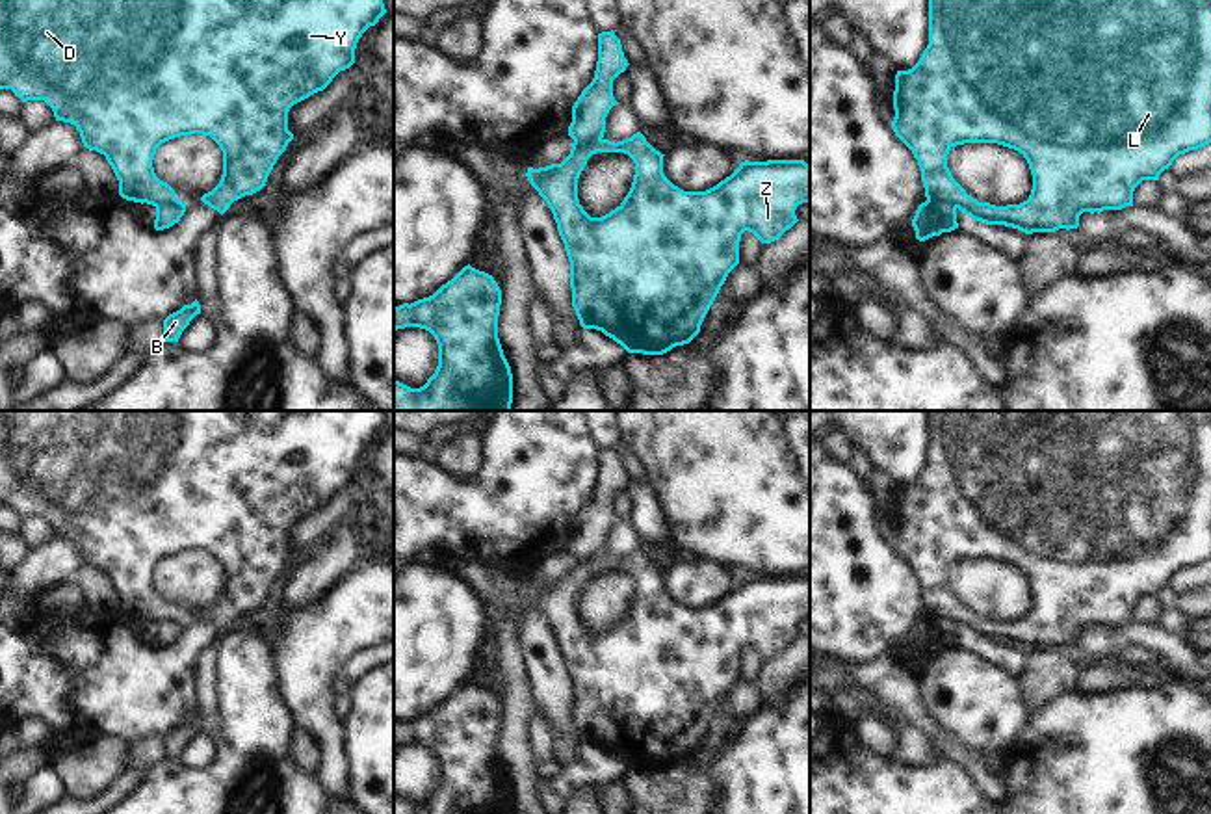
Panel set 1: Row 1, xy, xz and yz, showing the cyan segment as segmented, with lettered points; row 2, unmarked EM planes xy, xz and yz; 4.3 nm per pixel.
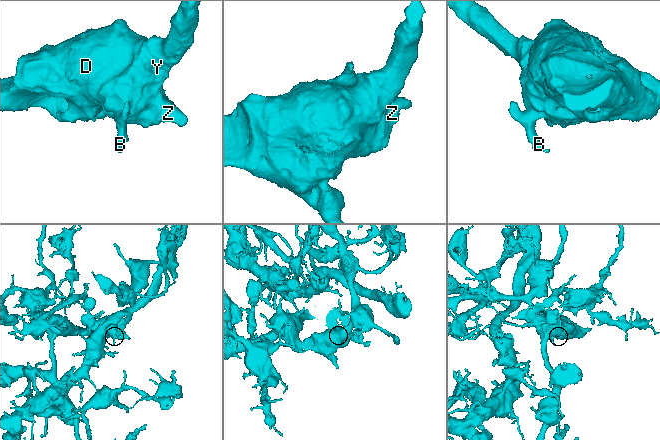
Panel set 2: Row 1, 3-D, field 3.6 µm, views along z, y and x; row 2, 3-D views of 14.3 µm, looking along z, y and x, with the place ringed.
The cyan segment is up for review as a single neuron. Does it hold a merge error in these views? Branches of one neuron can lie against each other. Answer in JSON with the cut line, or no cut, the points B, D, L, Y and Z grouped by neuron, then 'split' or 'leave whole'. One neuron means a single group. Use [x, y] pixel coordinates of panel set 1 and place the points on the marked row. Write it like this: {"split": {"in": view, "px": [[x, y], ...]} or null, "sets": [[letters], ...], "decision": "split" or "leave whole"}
{"split": {"in": "yz", "px": [[927, 197], [950, 203], [955, 209]]}, "sets": [["B"], ["D", "L", "Y", "Z"]], "decision": "split"}

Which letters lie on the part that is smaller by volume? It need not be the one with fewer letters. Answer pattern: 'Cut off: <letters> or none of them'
Cut off: B

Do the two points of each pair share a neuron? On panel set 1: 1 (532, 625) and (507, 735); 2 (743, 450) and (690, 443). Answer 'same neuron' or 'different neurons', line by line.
1: different neurons
2: same neuron

